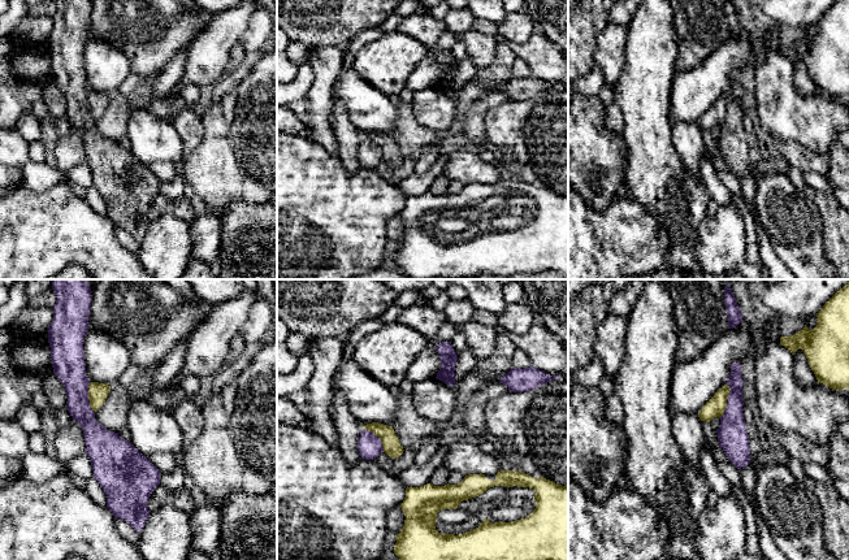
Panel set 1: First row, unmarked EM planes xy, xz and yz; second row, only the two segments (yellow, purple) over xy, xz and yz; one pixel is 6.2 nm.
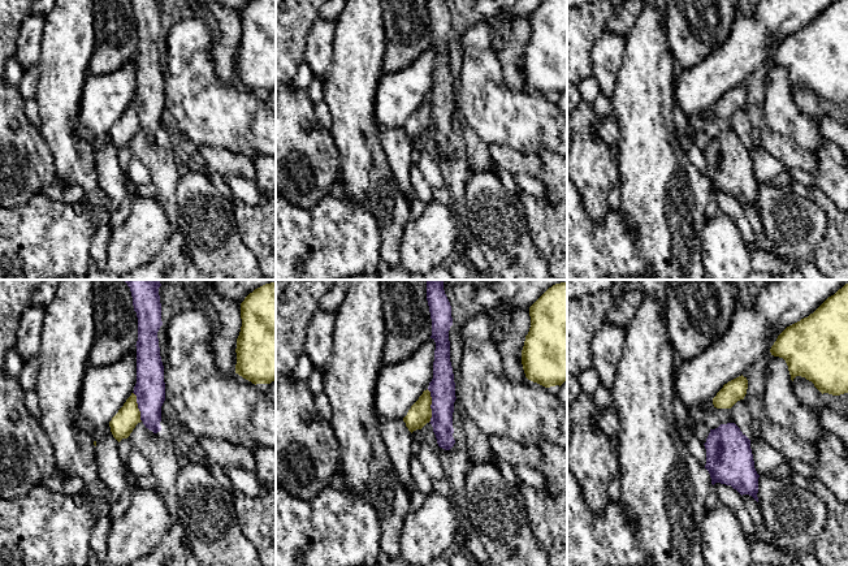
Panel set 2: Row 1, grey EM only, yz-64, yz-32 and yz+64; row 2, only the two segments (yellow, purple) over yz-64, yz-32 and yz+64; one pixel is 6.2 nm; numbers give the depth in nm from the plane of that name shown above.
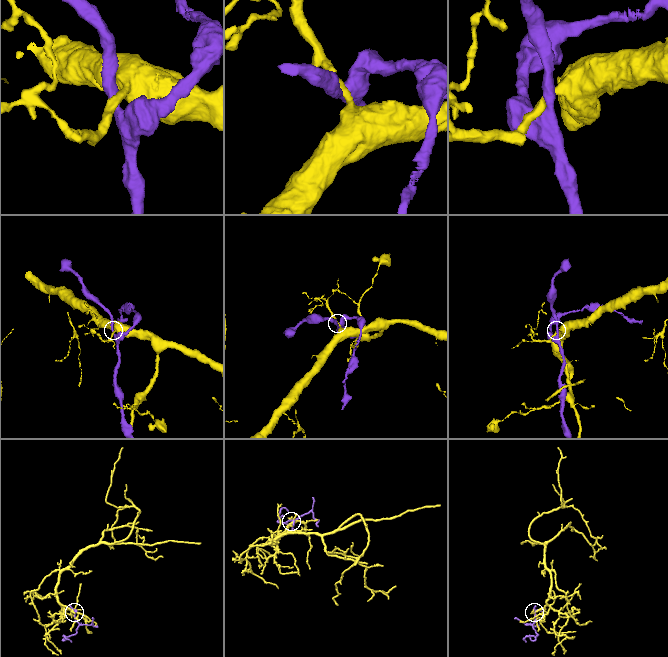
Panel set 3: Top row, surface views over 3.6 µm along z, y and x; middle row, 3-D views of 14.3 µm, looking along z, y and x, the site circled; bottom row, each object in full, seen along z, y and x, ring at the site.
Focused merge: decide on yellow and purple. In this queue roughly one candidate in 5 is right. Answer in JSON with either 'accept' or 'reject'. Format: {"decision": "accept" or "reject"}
{"decision": "reject"}

